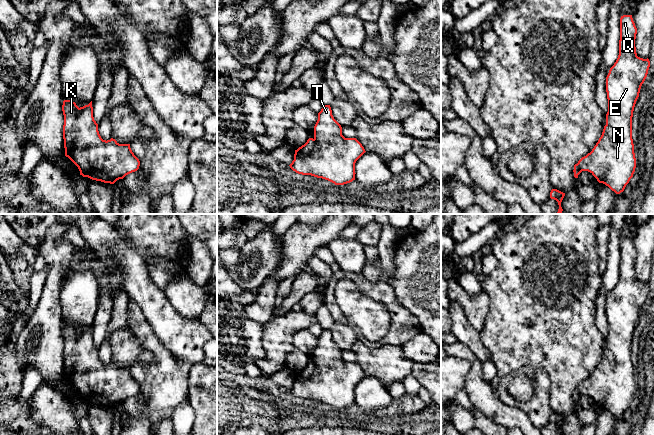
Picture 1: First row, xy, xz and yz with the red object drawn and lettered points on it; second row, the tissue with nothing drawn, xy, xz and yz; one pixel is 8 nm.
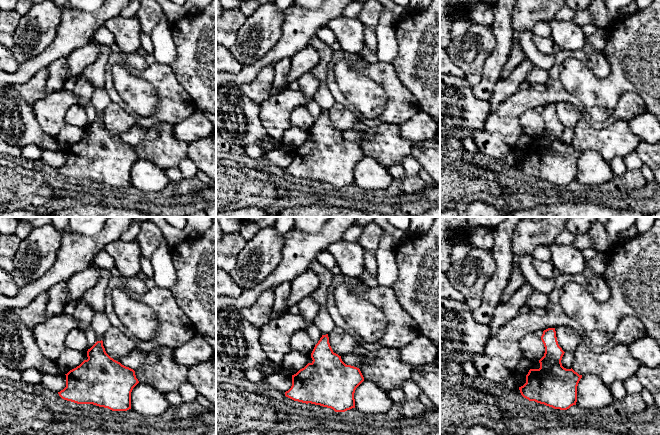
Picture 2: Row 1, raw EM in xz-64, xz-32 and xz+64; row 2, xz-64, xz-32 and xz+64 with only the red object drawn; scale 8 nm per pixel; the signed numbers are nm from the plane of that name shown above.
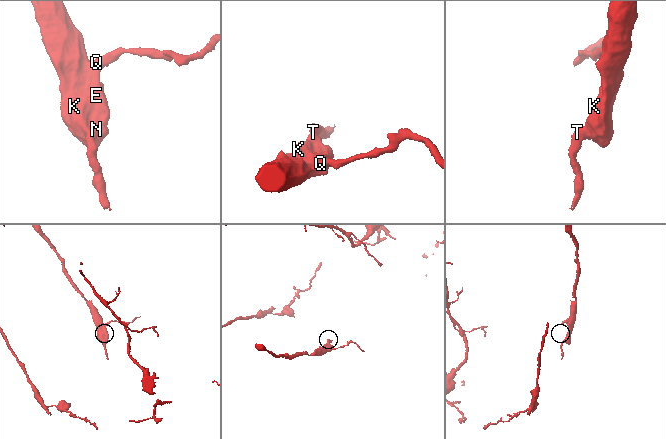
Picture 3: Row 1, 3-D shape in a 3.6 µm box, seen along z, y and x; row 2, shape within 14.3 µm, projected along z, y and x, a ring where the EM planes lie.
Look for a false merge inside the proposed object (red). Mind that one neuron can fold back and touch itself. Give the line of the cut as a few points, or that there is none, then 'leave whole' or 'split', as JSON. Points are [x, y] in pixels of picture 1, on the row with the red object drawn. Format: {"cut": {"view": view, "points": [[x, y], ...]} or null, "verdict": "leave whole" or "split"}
{"cut": null, "verdict": "leave whole"}

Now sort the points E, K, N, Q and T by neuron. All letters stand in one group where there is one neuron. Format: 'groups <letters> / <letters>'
groups E K N Q T

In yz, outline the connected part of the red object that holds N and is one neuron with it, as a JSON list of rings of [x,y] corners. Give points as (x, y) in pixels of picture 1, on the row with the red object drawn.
[[[632,15],[621,16],[619,55],[606,77],[606,125],[592,151],[582,157],[573,170],[575,178],[582,171],[590,172],[616,194],[624,191],[635,172],[632,117],[650,67],[648,58],[637,56],[636,34]]]

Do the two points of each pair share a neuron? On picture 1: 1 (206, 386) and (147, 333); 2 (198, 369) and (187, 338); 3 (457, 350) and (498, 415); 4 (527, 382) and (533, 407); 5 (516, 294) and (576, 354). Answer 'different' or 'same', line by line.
1: different
2: different
3: same
4: different
5: same

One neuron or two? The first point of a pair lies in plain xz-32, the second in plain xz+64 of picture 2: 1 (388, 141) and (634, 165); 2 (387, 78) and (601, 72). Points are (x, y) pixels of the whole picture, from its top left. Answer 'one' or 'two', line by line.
1: two
2: one

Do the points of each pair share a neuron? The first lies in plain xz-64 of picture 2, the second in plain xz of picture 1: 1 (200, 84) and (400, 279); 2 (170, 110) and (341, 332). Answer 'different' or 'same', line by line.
1: same
2: different

